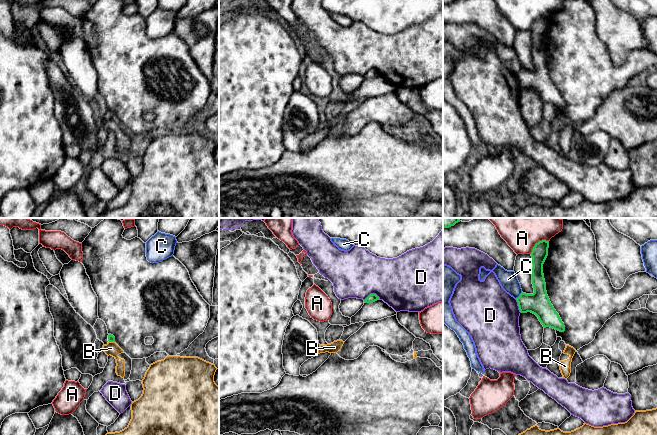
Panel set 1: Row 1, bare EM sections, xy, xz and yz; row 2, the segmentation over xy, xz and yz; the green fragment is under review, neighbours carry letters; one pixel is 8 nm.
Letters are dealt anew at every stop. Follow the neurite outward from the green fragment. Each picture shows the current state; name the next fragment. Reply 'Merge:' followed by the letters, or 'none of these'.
Merge: none of these

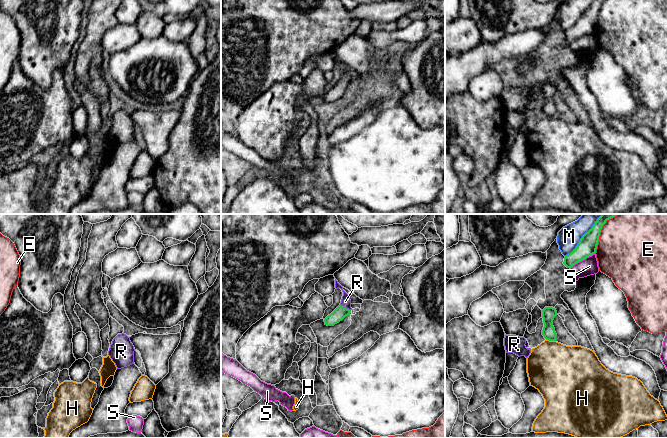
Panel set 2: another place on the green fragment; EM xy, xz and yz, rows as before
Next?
Merge: R

